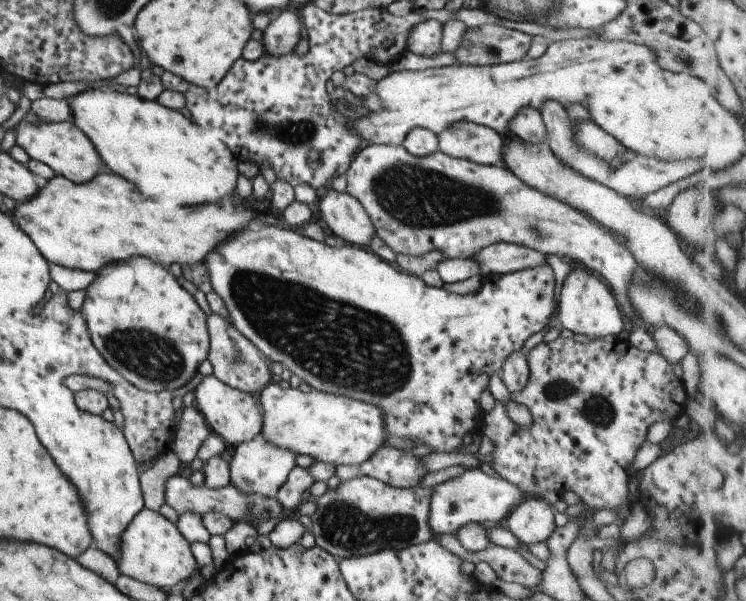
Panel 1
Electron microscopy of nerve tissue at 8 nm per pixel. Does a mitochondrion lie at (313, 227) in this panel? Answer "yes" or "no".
no

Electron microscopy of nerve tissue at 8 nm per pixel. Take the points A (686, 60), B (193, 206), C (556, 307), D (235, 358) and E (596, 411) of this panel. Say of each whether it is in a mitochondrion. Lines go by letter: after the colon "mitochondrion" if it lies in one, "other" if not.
A: mitochondrion
B: other
C: other
D: mitochondrion
E: mitochondrion

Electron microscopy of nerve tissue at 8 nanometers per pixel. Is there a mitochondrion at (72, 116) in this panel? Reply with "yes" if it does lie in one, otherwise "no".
no

